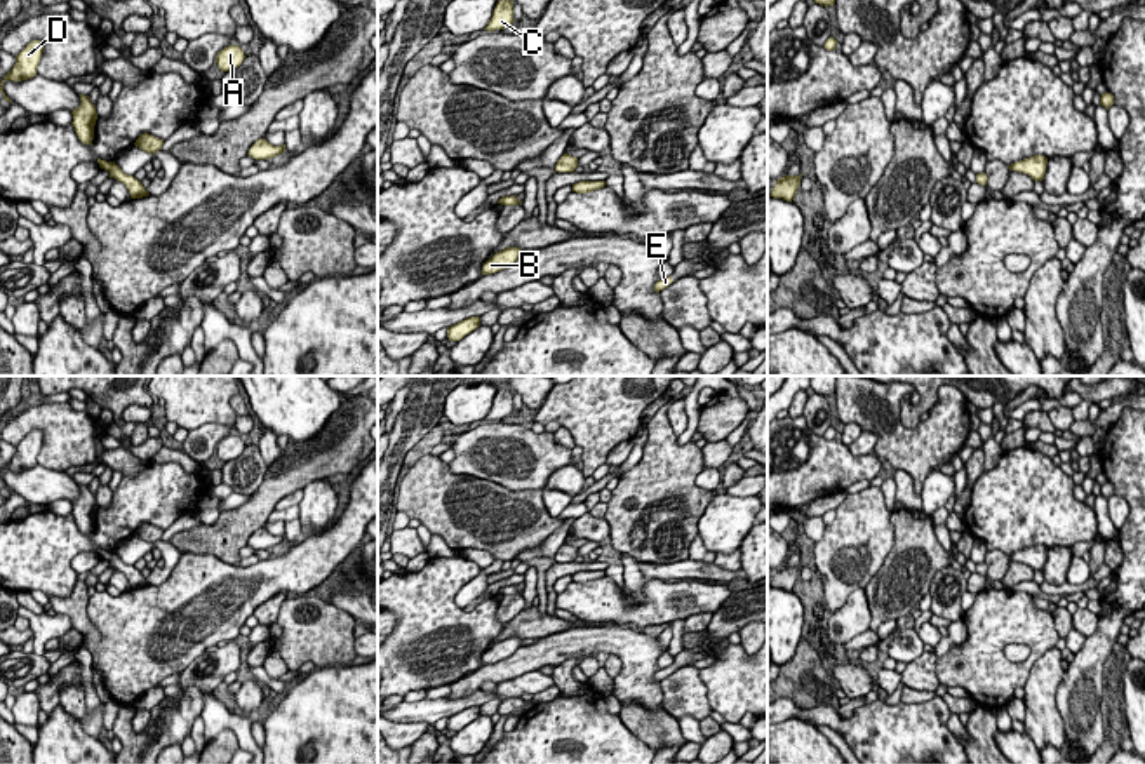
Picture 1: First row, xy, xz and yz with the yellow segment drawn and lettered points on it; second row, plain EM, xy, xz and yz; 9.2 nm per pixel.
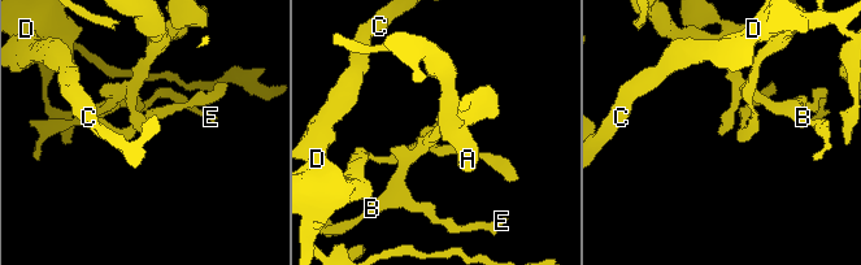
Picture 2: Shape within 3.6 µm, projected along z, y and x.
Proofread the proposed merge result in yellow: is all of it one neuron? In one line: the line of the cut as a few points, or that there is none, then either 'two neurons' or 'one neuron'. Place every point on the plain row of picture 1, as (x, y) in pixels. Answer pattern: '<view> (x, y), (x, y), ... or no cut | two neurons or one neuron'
xy (124, 564), (120, 571) | two neurons

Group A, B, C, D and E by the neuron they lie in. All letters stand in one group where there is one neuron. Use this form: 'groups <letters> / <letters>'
groups A B E / C D

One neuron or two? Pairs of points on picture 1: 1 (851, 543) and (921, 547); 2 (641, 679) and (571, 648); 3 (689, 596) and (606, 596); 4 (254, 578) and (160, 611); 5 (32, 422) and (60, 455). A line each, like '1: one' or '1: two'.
1: two
2: one
3: one
4: one
5: one

